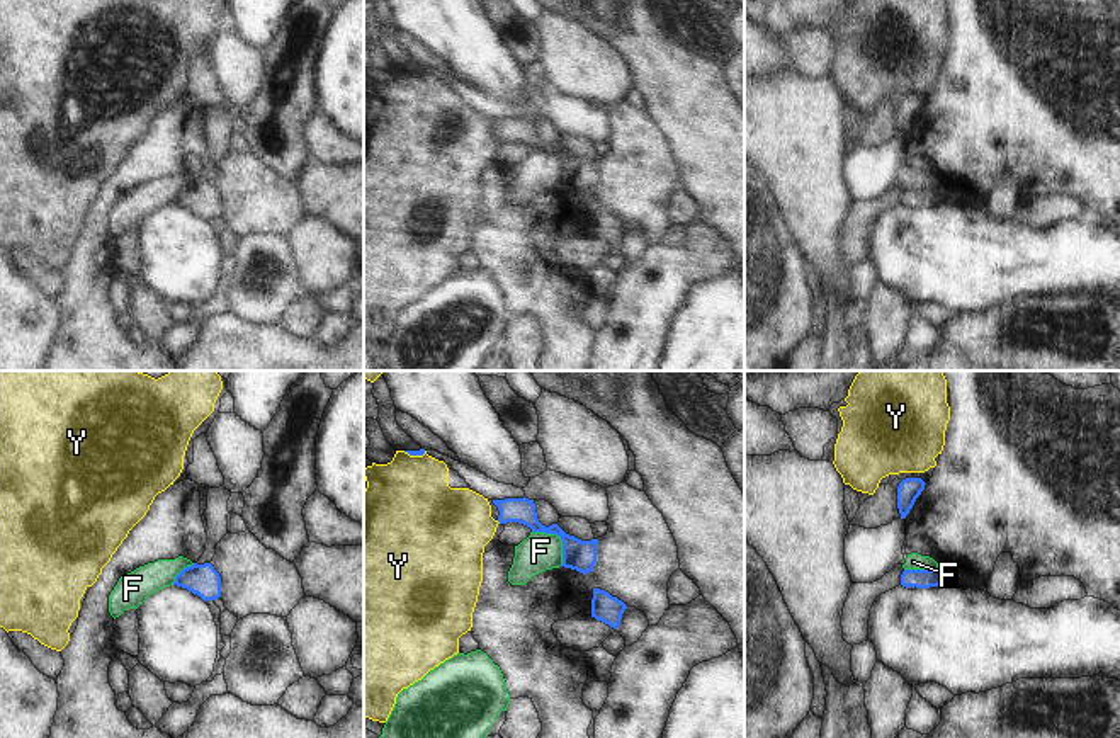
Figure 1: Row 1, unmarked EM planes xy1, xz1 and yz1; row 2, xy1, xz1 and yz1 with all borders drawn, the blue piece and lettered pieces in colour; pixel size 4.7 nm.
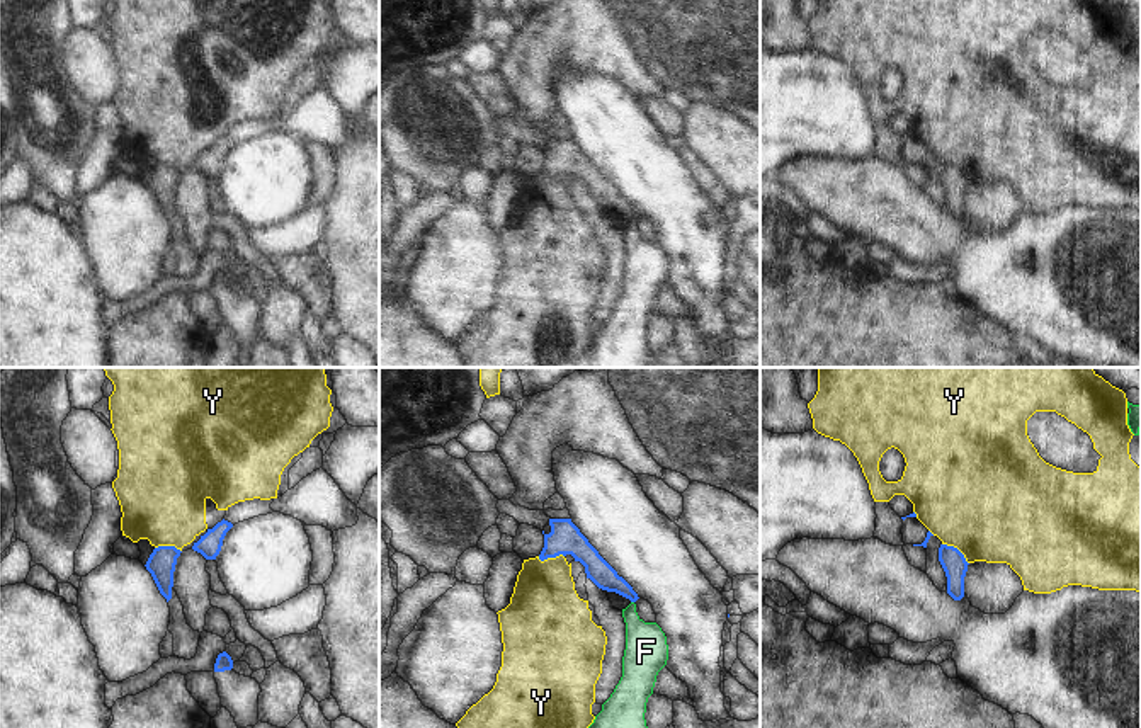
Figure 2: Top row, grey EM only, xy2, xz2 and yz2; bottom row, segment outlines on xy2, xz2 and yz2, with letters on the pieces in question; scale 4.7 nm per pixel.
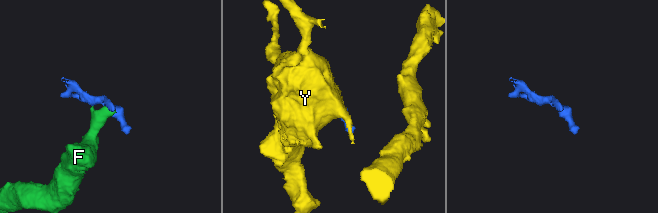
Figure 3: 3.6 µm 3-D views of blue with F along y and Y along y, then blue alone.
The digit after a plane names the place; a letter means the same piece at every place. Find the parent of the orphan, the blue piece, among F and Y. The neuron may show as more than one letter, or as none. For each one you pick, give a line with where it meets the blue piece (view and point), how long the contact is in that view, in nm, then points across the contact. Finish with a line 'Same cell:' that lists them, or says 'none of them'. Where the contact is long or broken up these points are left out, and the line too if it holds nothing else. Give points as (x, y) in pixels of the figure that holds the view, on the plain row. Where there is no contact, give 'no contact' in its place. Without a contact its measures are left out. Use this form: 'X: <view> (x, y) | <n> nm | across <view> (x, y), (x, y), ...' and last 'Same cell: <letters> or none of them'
Same cell: none of them

